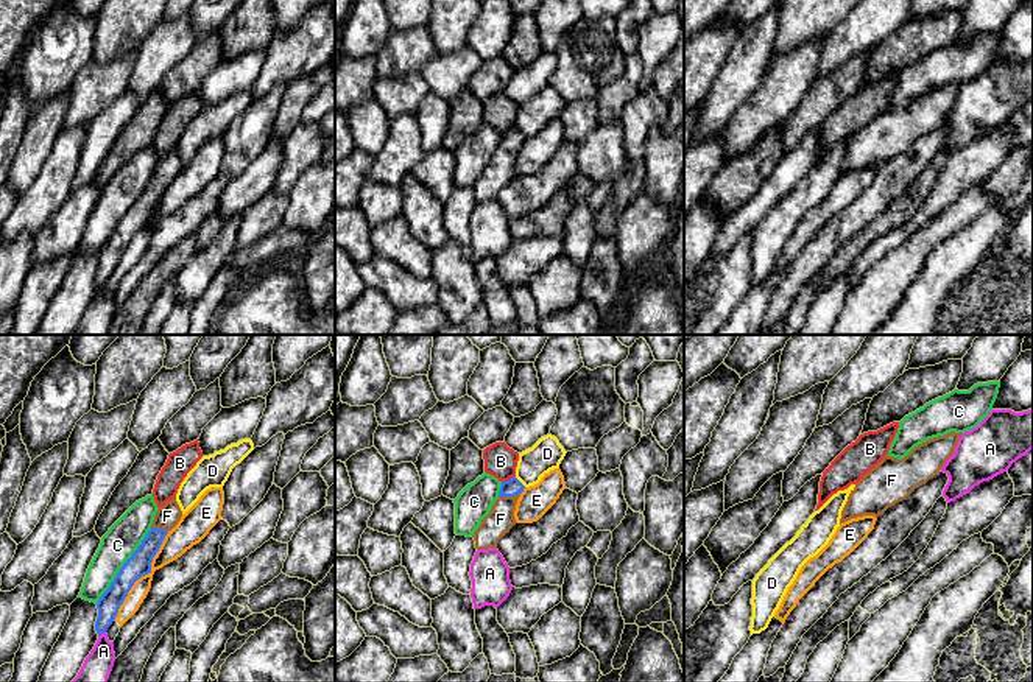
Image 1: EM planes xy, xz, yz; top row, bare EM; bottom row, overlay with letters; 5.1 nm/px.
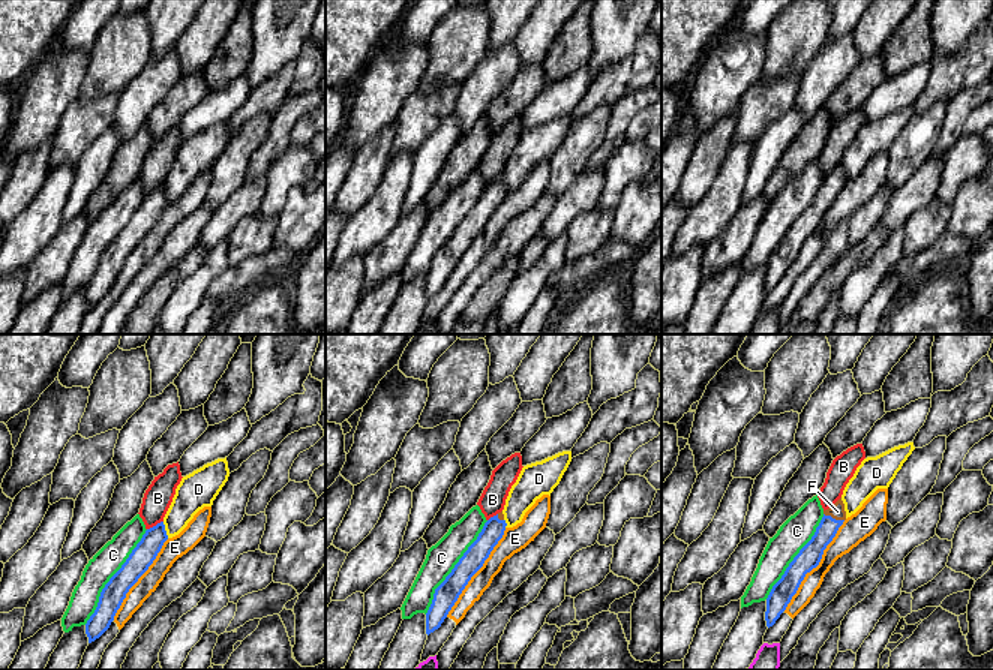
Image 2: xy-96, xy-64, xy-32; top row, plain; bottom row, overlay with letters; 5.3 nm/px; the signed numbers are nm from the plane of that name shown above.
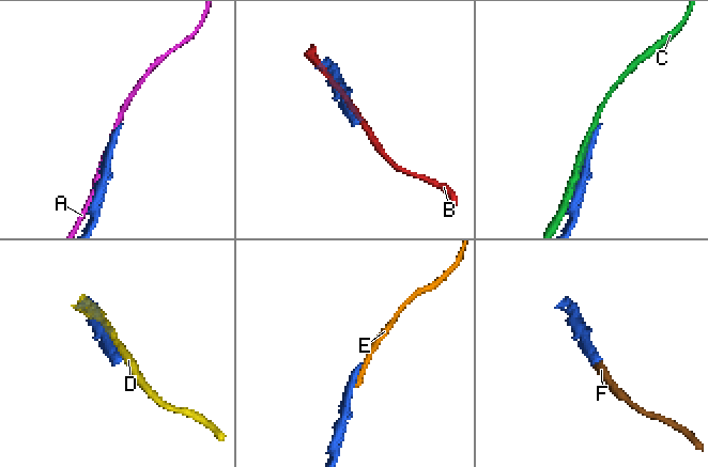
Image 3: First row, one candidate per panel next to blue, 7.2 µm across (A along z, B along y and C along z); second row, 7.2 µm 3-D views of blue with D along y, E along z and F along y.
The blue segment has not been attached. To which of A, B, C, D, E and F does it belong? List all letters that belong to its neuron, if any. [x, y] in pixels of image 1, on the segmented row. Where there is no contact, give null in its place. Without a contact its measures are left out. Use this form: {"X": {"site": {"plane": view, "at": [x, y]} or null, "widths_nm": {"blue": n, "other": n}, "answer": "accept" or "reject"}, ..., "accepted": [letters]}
{"A": {"site": {"plane": "xy", "at": [102, 632]}, "widths_nm": {"blue": 120, "other": 150}, "answer": "reject"}, "B": {"site": {"plane": "xz", "at": [510, 478]}, "widths_nm": {"blue": 90, "other": 170}, "answer": "reject"}, "C": {"site": {"plane": "xy", "at": [123, 565]}, "widths_nm": {"blue": 120, "other": 180}, "answer": "reject"}, "D": {"site": {"plane": "xz", "at": [519, 481]}, "widths_nm": {"blue": 90, "other": 160}, "answer": "reject"}, "E": {"site": {"plane": "xy", "at": [144, 575]}, "widths_nm": {"blue": 120, "other": 140}, "answer": "reject"}, "F": {"site": {"plane": "xz", "at": [508, 495]}, "widths_nm": {"blue": 90, "other": 140}, "answer": "accept"}, "accepted": ["F"]}

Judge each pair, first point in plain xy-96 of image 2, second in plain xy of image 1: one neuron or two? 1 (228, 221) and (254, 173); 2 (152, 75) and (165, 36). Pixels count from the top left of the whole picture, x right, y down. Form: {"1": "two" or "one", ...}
{"1": "one", "2": "one"}

